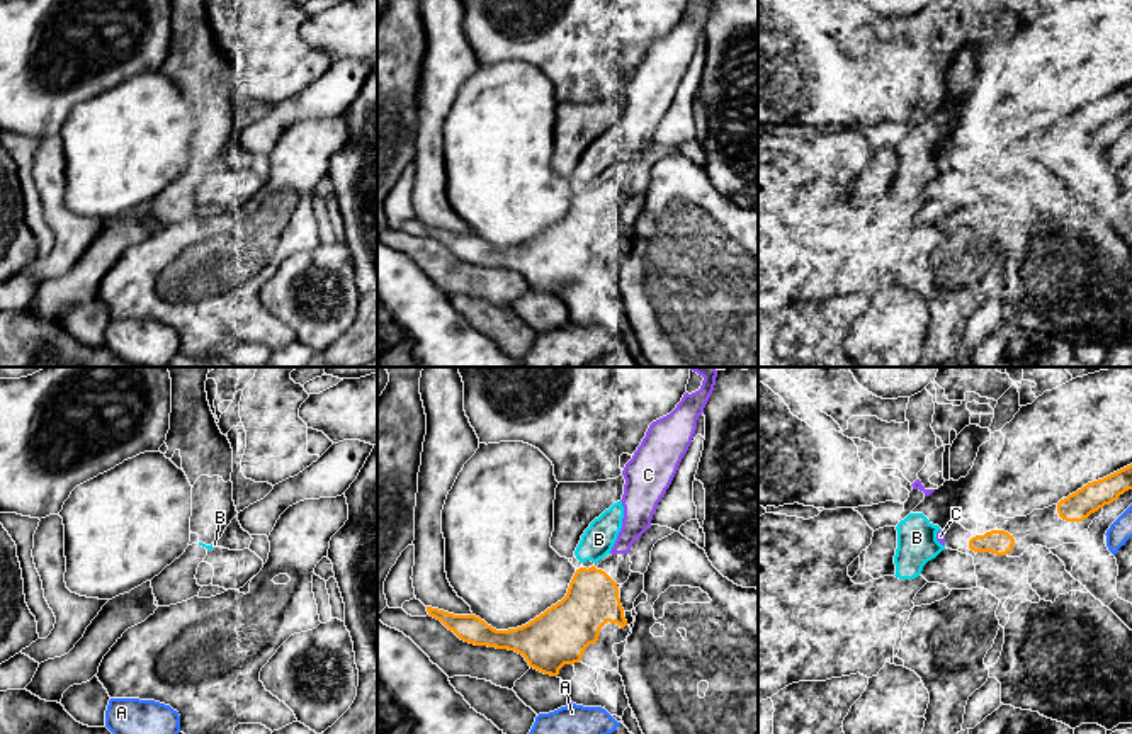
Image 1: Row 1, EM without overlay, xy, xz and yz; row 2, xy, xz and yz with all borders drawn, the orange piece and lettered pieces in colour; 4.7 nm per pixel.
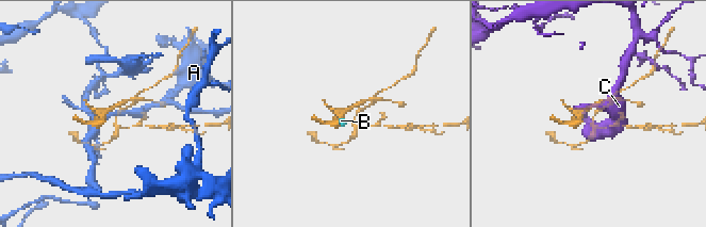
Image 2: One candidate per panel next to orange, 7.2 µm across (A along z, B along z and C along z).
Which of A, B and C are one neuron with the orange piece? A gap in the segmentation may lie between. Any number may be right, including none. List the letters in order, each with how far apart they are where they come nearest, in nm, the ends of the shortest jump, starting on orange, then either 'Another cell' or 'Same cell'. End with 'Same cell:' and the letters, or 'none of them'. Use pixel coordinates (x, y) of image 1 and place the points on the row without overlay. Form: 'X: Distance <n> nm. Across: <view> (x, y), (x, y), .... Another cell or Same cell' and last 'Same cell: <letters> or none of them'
A: Distance 70 nm. Across: yz (1117, 118), (1127, 128). Another cell
B: Distance 20 nm. Across: xz (592, 186), (592, 180). Another cell
C: Distance 90 nm. Across: xz (600, 189), (611, 172). Same cell
Same cell: C

